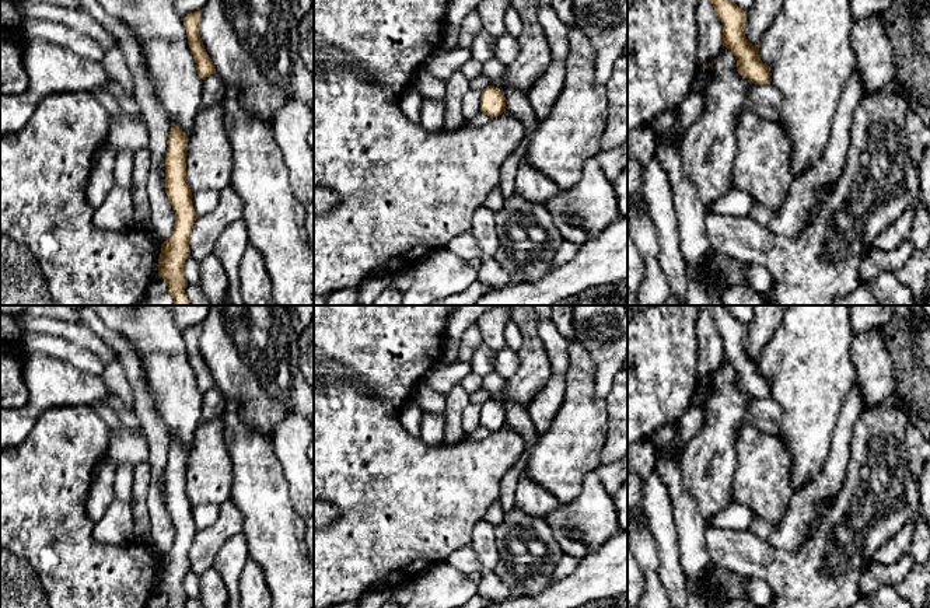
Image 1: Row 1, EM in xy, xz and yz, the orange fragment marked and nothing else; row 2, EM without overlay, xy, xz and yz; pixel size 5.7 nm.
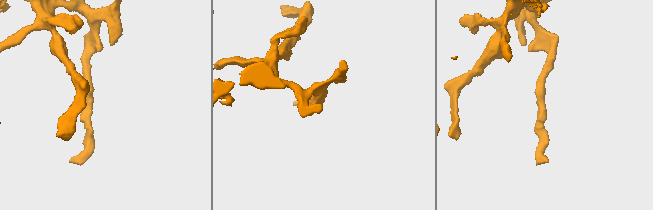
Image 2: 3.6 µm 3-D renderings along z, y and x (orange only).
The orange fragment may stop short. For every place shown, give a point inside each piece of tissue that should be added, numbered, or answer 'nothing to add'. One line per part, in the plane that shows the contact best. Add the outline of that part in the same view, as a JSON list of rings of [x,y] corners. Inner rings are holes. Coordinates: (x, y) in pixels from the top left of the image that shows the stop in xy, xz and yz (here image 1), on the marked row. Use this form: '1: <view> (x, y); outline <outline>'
nothing to add

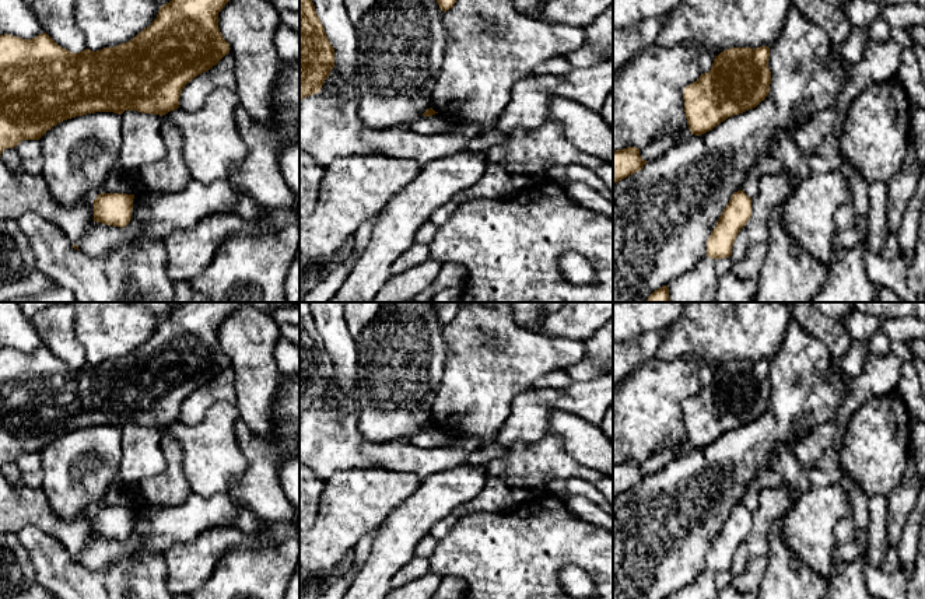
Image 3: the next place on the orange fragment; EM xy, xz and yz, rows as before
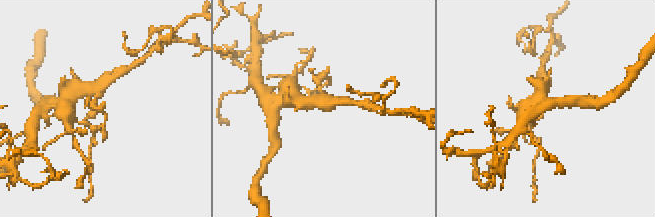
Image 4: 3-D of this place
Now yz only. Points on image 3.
nothing to add

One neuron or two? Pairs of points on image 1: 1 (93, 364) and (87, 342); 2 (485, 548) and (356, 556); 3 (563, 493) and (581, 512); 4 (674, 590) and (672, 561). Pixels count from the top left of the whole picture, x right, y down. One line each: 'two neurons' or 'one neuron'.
1: two neurons
2: two neurons
3: two neurons
4: one neuron

